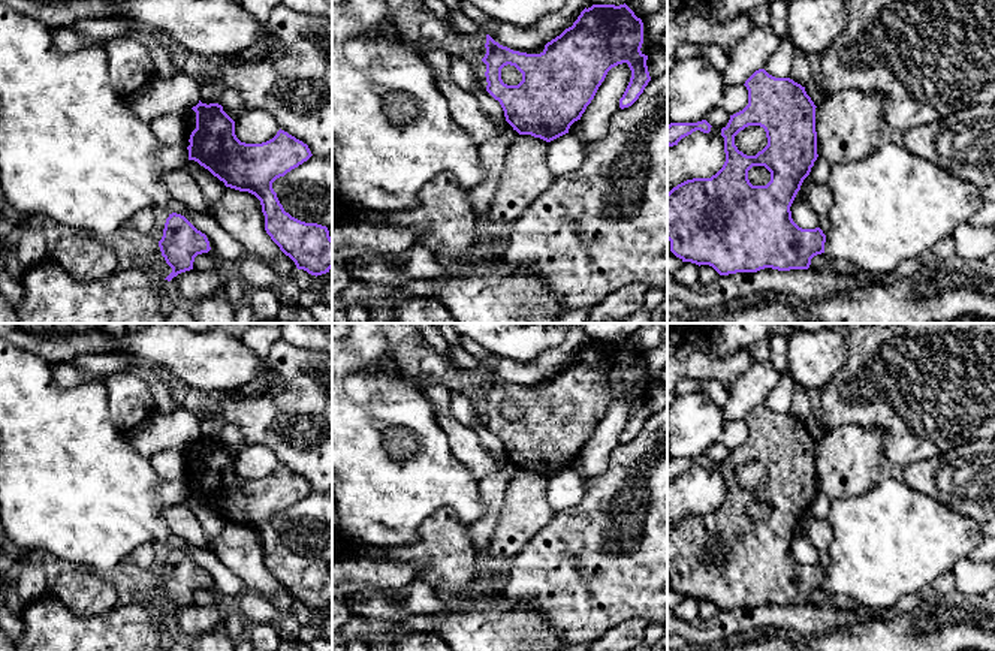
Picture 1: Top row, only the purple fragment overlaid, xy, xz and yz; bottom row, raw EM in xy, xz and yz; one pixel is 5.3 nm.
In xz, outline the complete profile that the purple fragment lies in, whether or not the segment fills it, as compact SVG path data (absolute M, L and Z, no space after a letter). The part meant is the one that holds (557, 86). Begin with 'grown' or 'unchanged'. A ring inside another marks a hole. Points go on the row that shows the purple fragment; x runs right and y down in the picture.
unchanged; M625 3L585 7L573 25L548 42L540 54L513 51L486 34L486 54L482 58L486 64L486 91L500 102L506 121L513 130L551 142L569 133L570 126L581 120L607 72L618 64L627 63L631 70L619 108L628 108L639 99L651 81L648 55L640 51L642 43L643 22ZM507 64L522 73L518 85L503 82L501 69Z

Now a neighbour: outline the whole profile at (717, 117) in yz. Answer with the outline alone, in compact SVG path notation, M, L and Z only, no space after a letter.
M717 106L714 108L705 118L711 126L717 127L717 129L723 129L727 126L730 115L721 108Z

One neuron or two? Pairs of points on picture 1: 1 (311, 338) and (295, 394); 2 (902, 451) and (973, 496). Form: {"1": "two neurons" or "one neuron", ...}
{"1": "two neurons", "2": "two neurons"}

